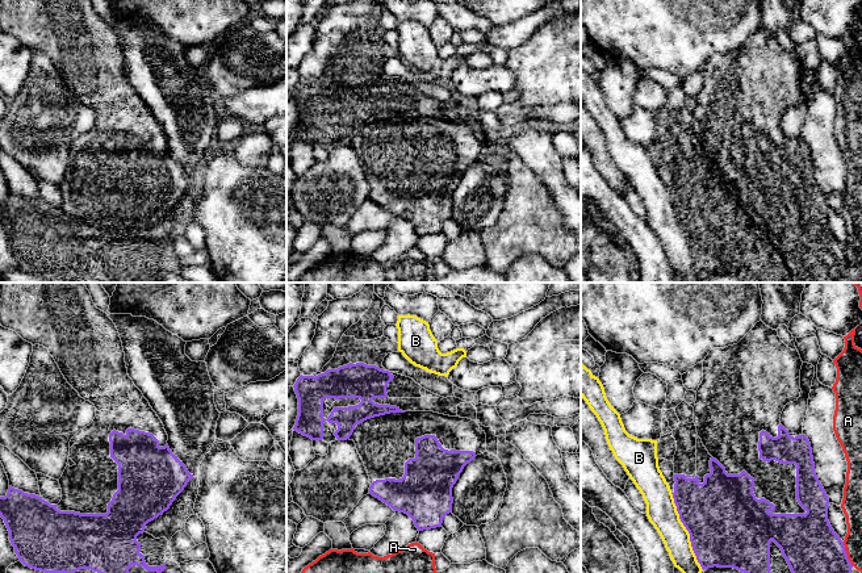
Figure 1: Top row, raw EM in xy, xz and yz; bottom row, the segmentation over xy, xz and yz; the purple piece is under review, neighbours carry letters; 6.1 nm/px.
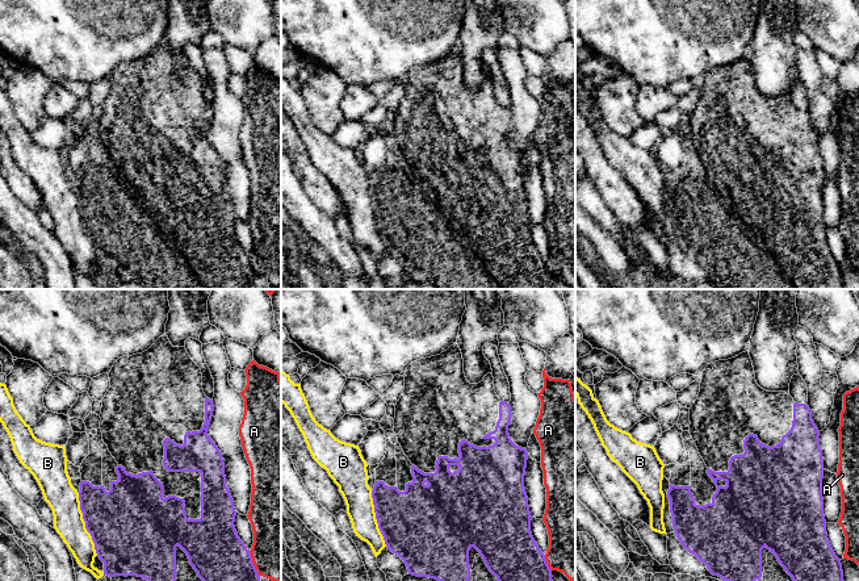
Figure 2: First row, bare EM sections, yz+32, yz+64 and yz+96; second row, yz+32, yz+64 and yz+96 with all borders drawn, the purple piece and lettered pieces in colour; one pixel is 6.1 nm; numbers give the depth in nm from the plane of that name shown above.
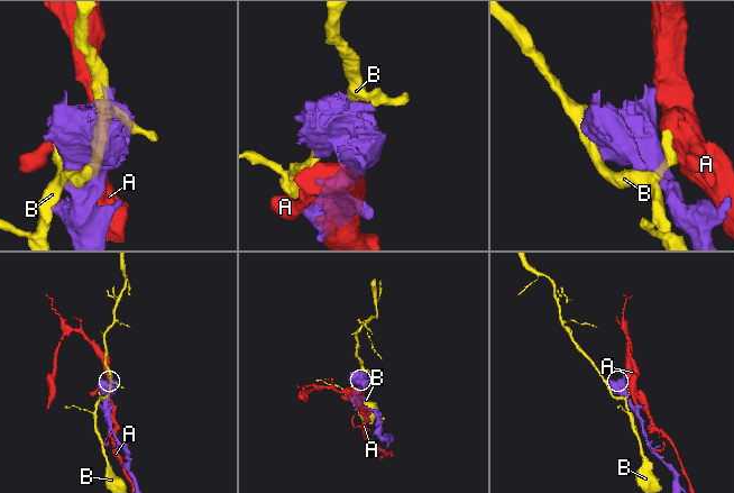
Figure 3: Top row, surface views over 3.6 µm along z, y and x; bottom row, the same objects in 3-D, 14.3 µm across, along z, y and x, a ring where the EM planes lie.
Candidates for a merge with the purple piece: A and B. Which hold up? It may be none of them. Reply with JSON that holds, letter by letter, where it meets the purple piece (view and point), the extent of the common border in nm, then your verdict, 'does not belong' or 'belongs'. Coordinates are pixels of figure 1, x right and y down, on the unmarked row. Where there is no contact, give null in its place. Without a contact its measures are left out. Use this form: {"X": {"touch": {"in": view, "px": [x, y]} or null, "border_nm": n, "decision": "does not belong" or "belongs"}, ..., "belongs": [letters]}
{"A": {"touch": {"in": "yz", "px": [845, 259]}, "border_nm": 170, "decision": "does not belong"}, "B": {"touch": {"in": "yz", "px": [687, 235]}, "border_nm": 500, "decision": "does not belong"}, "belongs": []}

